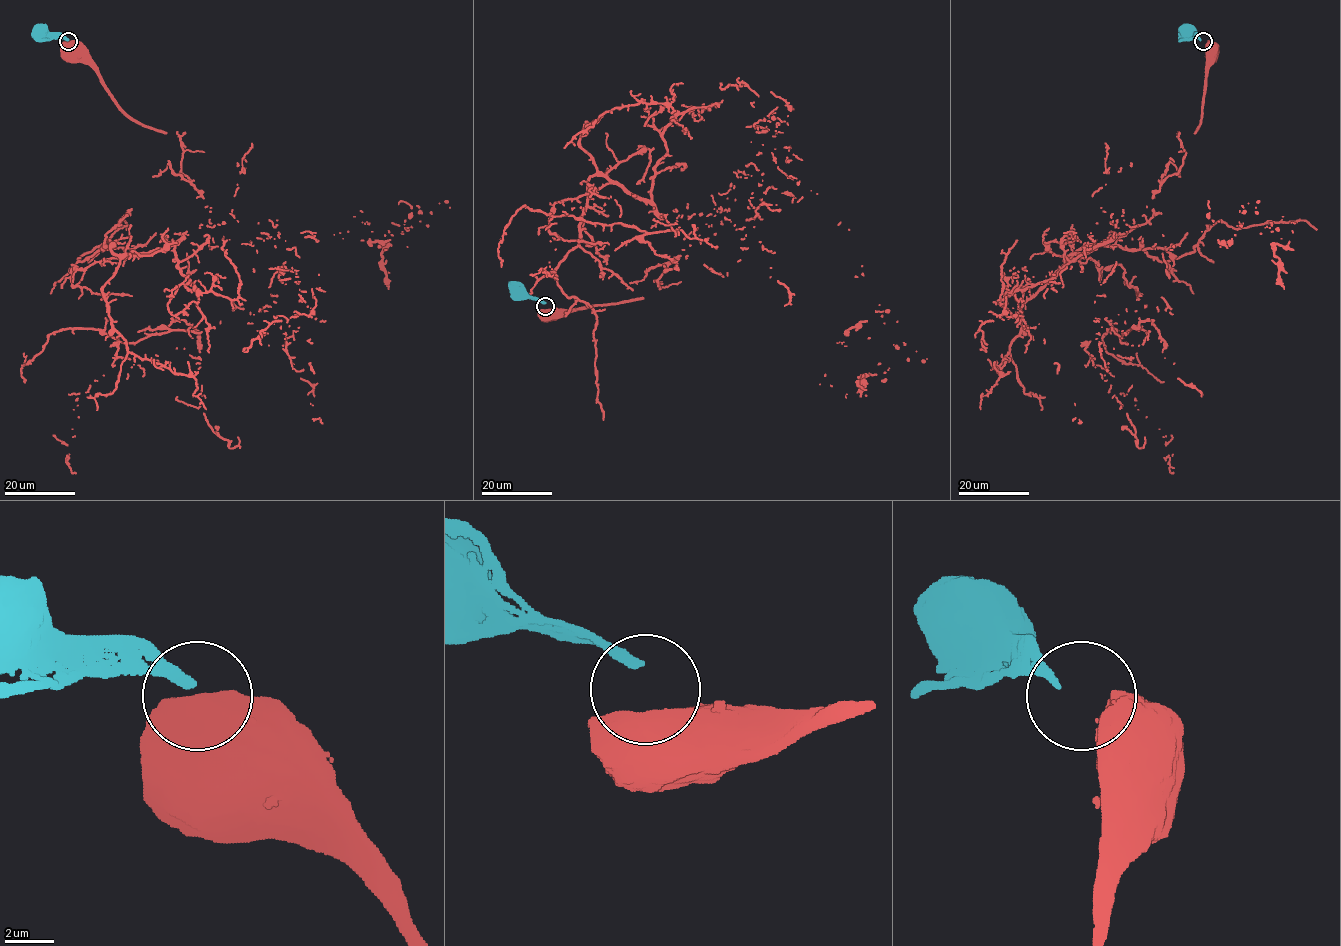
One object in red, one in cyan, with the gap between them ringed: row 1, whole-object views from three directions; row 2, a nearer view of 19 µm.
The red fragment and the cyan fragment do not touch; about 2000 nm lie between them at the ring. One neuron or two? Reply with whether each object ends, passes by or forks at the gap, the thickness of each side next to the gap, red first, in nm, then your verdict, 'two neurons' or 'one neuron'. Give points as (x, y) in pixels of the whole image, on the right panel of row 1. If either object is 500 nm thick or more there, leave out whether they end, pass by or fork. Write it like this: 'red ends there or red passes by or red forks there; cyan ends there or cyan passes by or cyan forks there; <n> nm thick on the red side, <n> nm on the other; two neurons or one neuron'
950 nm thick on the red side, 360 nm on the other; two neurons

